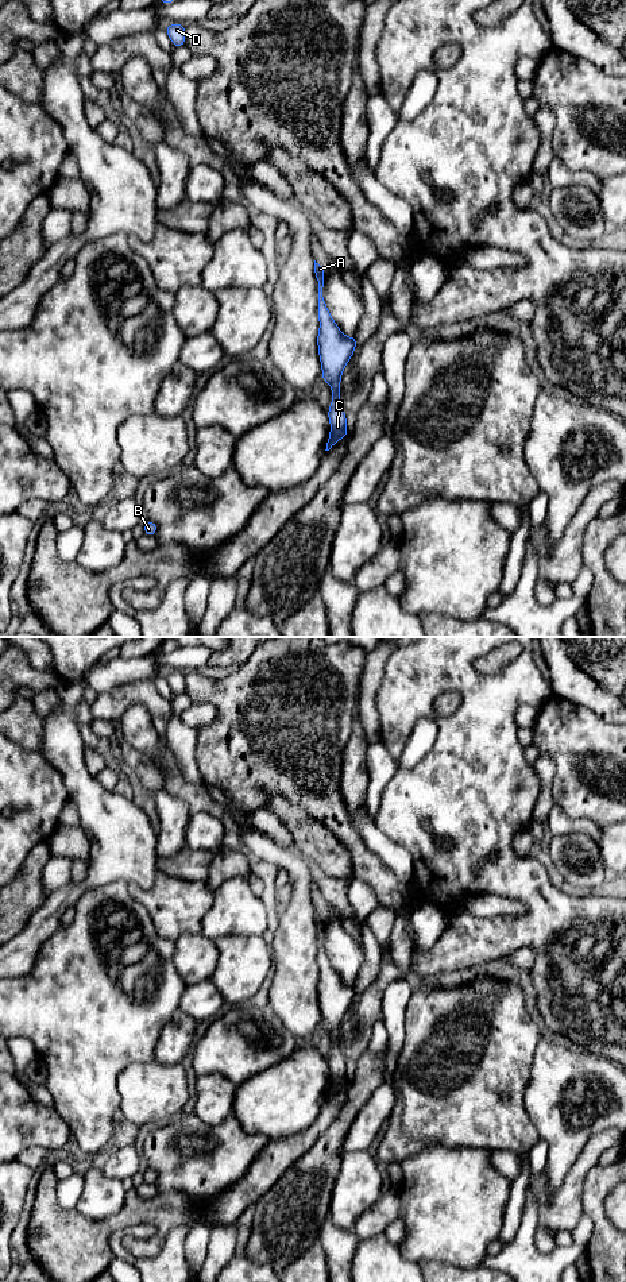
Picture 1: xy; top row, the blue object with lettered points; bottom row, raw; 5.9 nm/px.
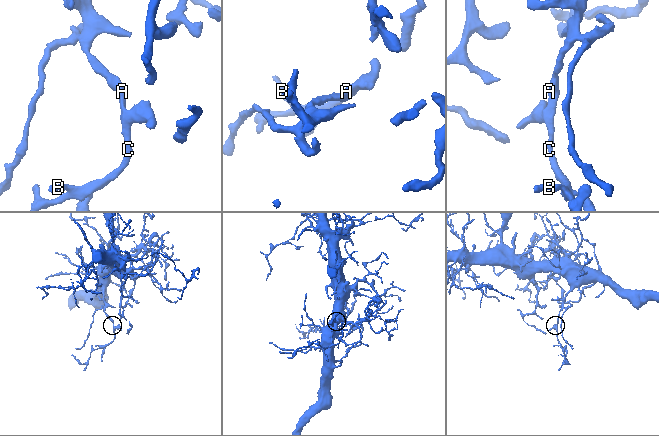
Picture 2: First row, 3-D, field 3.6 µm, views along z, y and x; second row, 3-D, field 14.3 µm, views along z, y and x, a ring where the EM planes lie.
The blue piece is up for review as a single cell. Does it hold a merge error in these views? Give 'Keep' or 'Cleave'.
Keep

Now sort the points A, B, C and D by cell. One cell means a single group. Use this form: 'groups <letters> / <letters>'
groups A B C D

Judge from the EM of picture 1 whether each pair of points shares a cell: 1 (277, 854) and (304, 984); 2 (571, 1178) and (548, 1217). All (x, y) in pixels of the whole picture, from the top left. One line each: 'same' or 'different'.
1: same
2: same

